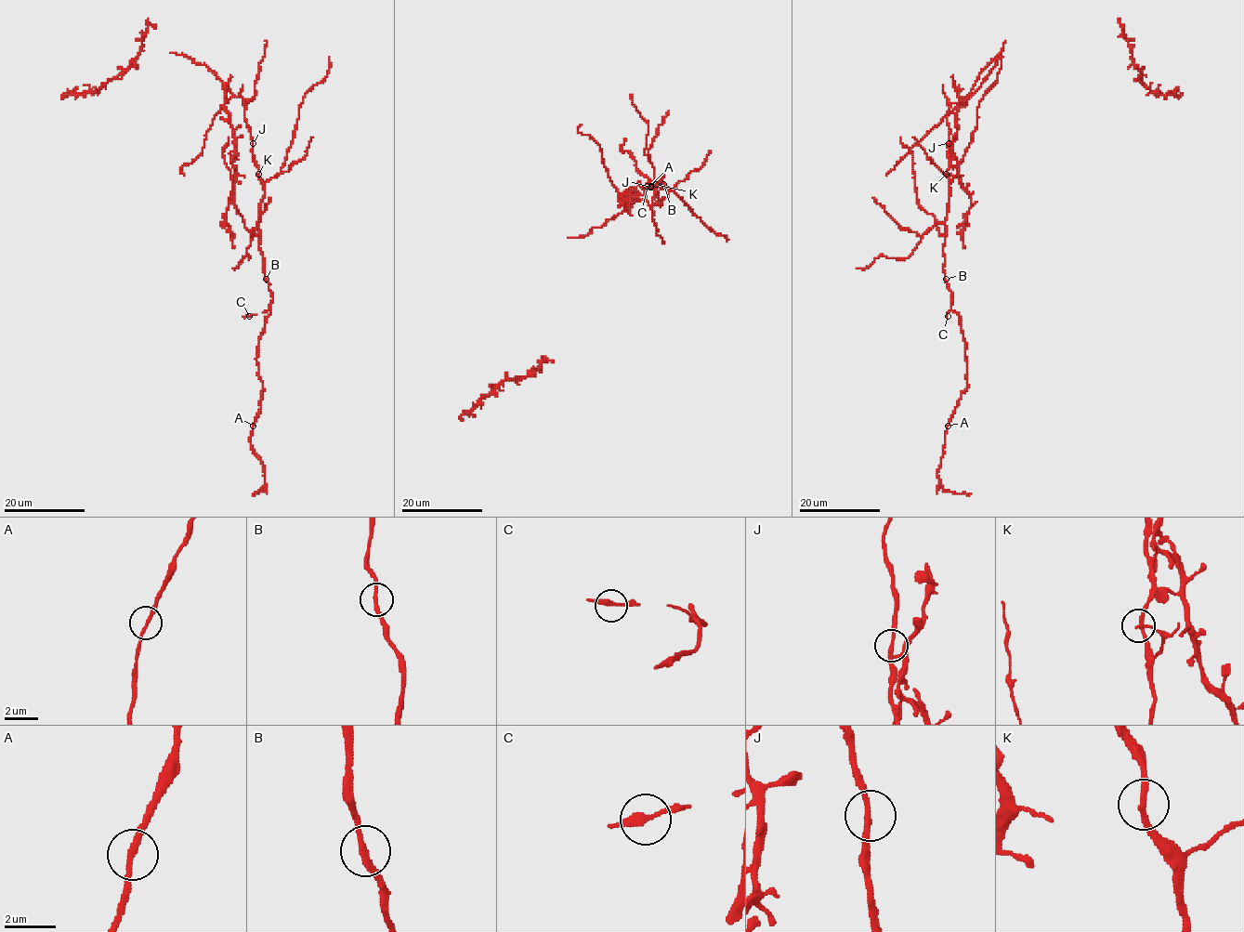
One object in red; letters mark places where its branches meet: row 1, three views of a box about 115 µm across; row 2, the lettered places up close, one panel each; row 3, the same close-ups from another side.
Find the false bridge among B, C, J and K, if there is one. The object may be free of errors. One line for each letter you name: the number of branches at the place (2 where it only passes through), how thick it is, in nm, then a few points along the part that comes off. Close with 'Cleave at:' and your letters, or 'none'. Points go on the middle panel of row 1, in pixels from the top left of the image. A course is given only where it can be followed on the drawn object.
Cleave at: none

